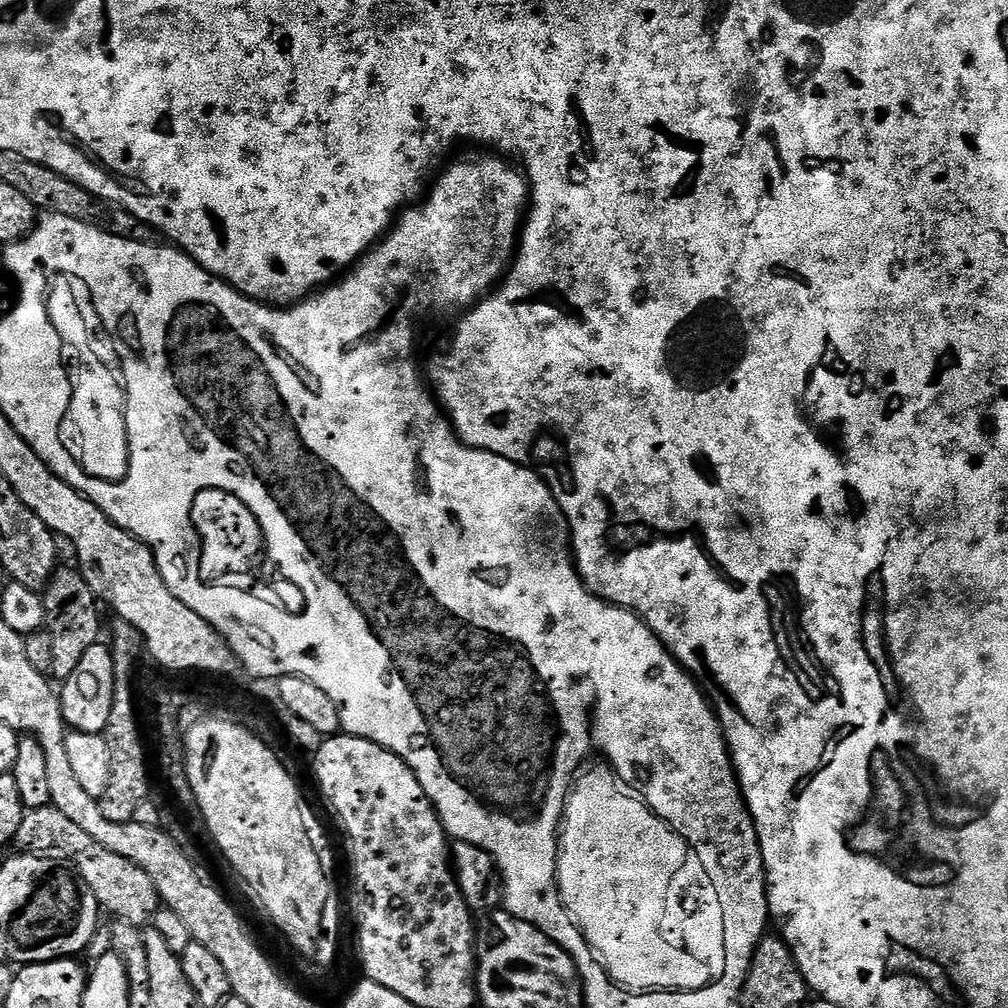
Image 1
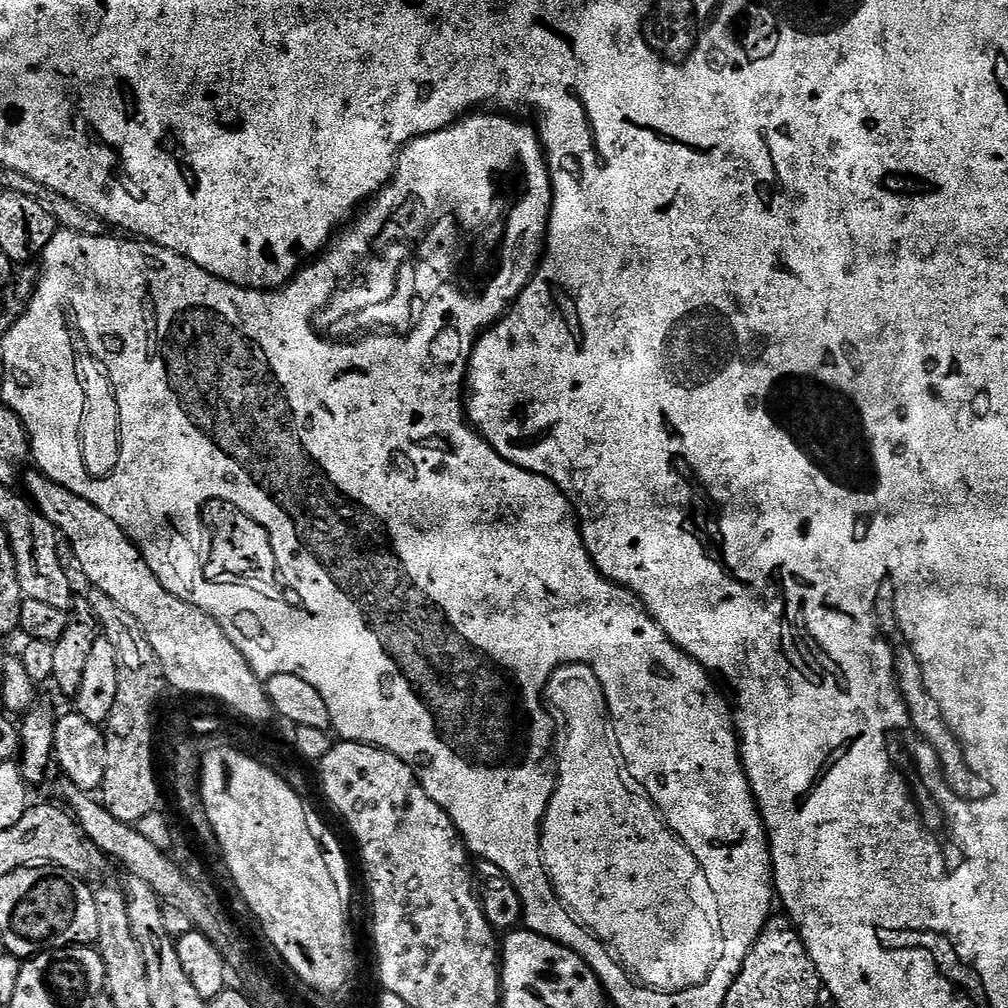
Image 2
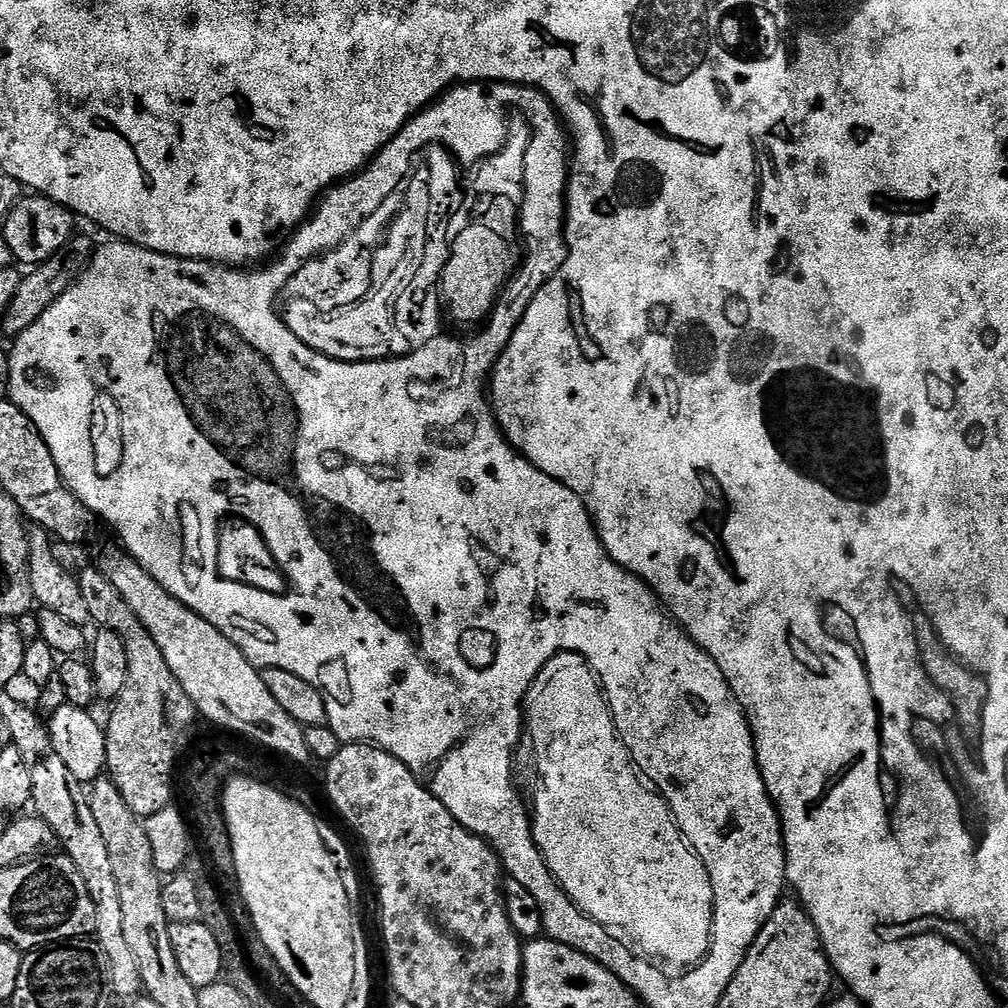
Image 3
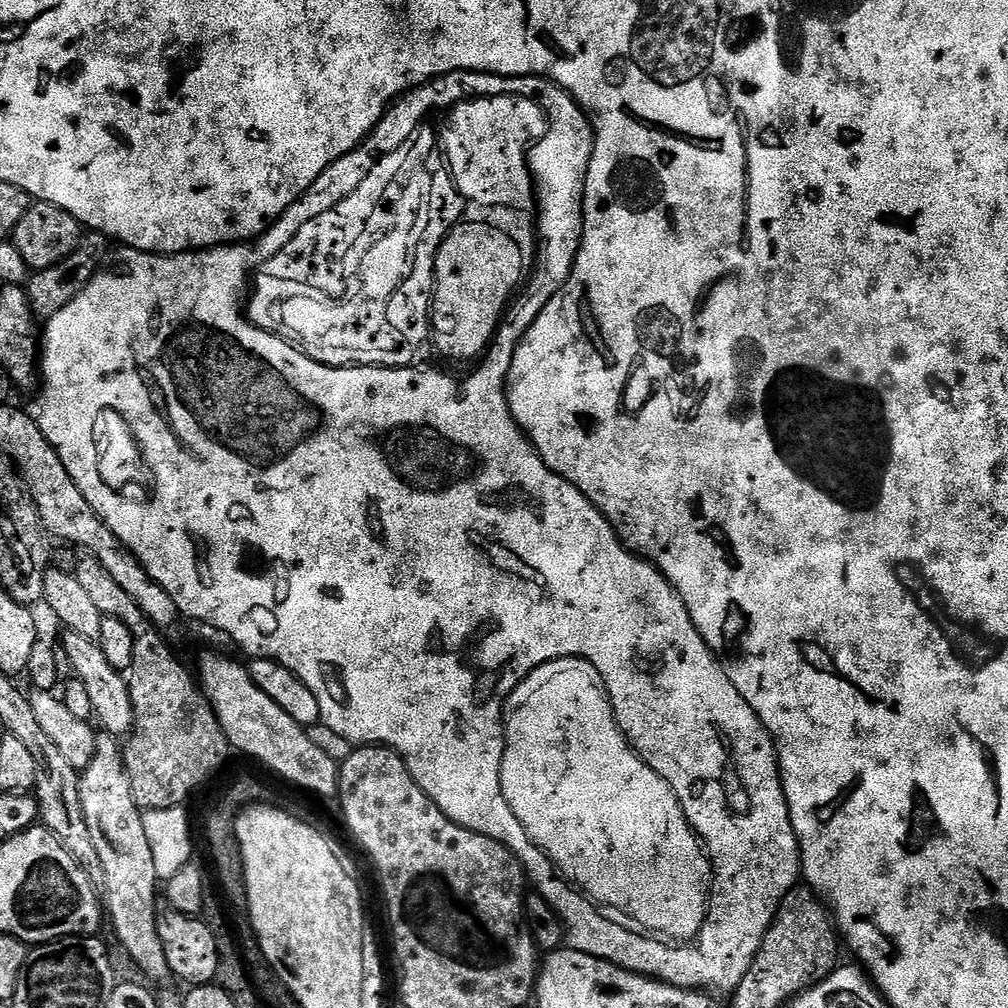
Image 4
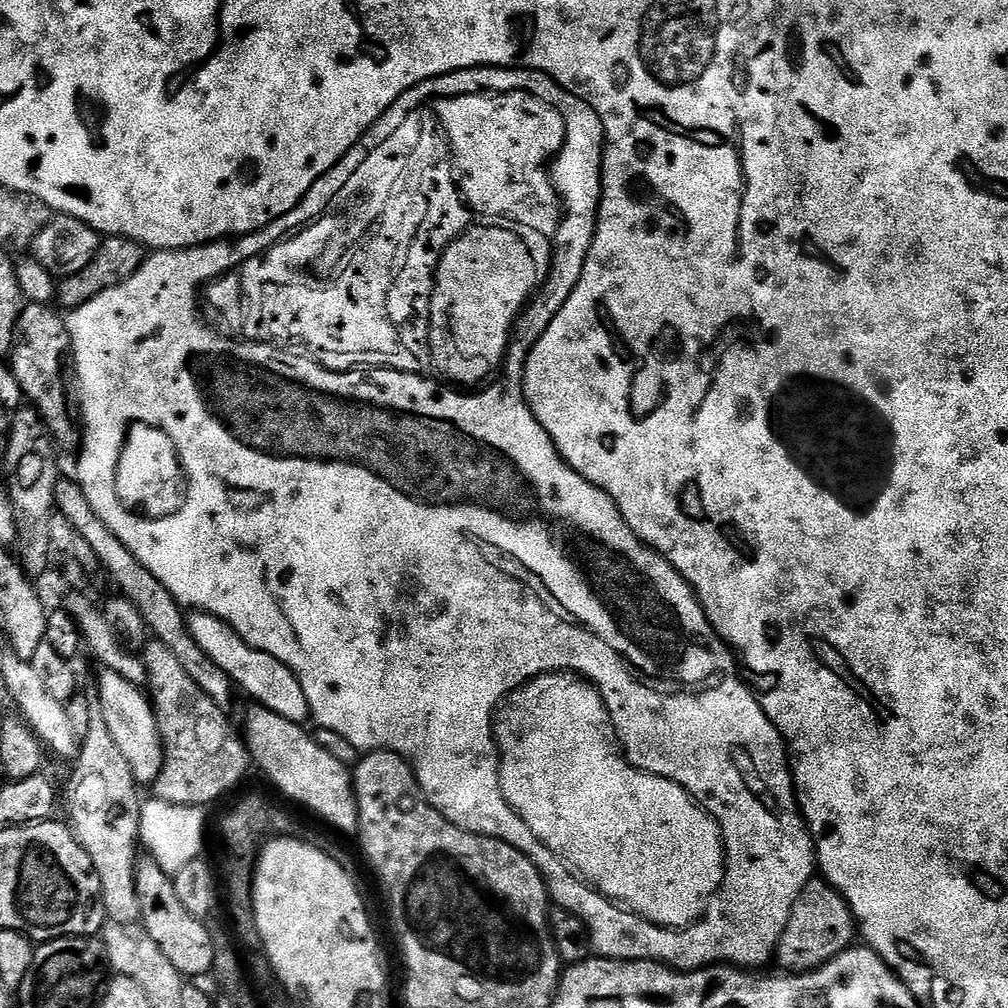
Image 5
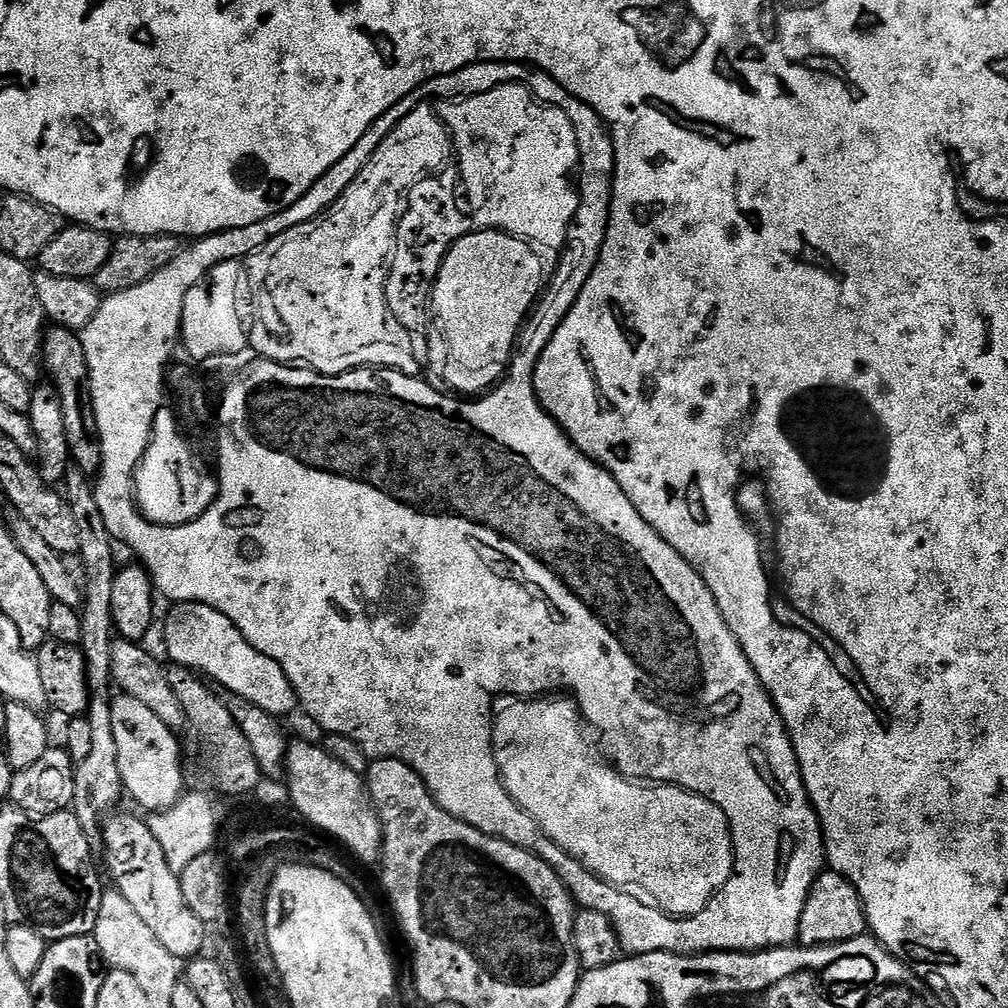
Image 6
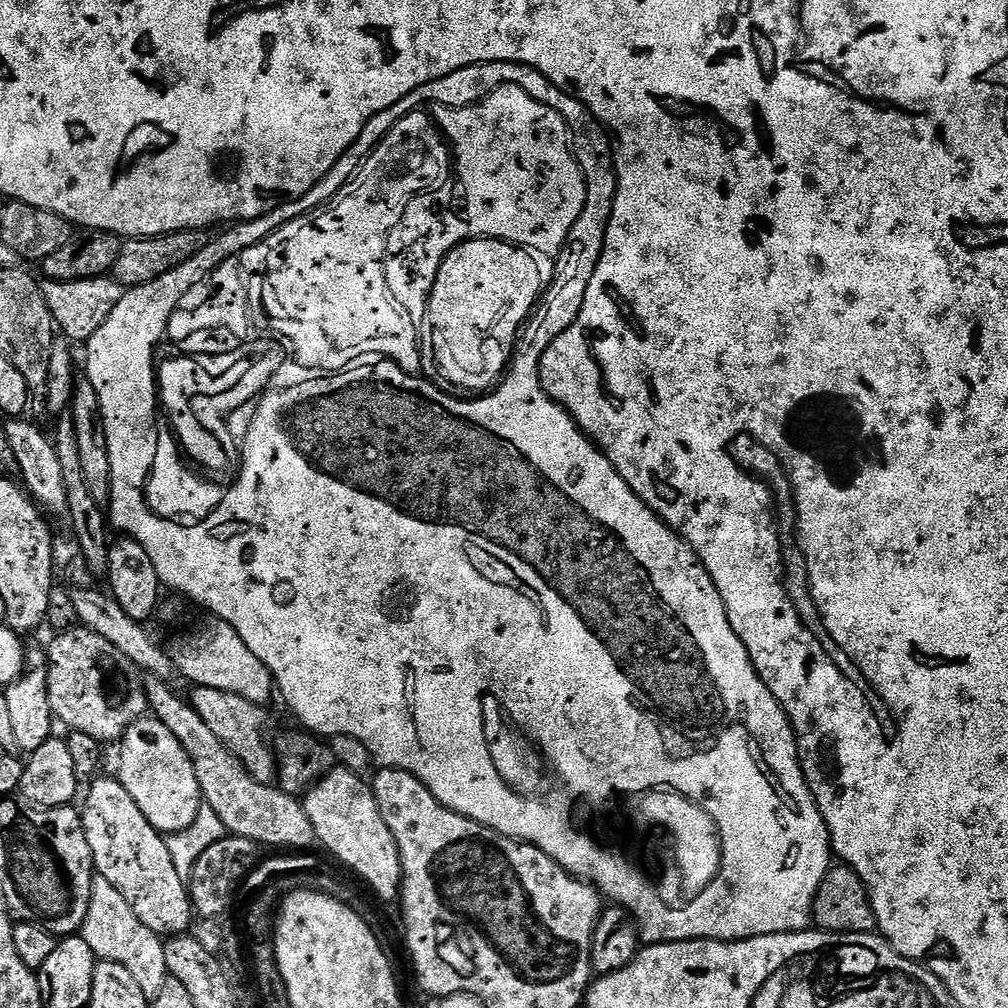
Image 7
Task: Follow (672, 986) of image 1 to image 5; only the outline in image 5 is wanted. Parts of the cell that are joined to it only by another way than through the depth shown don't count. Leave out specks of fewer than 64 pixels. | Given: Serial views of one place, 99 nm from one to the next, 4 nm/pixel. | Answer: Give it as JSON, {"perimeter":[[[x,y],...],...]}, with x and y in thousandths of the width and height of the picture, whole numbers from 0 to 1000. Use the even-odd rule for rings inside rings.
{"perimeter":[[[544,667],[540,671],[531,671],[520,682],[505,687],[493,701],[490,707],[490,729],[492,743],[496,745],[496,782],[504,793],[504,799],[518,811],[522,819],[526,819],[533,831],[560,854],[560,865],[563,865],[563,869],[567,869],[575,881],[583,881],[587,889],[595,889],[595,893],[599,893],[599,900],[607,897],[611,905],[619,905],[619,909],[627,909],[627,913],[643,917],[642,922],[655,921],[655,925],[671,925],[671,929],[675,929],[675,925],[687,925],[690,917],[698,917],[698,913],[702,913],[702,905],[706,905],[710,889],[714,889],[714,885],[718,885],[718,877],[722,877],[722,857],[714,820],[710,818],[709,812],[702,809],[677,779],[630,762],[619,753],[605,729],[603,703],[590,680],[570,667]]]}

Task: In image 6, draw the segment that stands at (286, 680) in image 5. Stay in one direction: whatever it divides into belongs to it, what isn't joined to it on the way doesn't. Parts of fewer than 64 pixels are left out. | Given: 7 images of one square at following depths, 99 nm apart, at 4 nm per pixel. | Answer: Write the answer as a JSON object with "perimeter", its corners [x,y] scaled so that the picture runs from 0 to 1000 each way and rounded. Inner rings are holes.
{"perimeter":[[[175,597],[170,602],[163,615],[163,643],[167,646],[172,660],[186,663],[205,673],[211,680],[219,679],[217,682],[221,686],[230,687],[236,692],[244,692],[244,696],[252,696],[252,700],[264,704],[264,708],[269,710],[283,712],[282,710],[288,709],[290,705],[295,705],[294,686],[288,673],[284,673],[280,661],[276,661],[272,653],[264,653],[264,649],[254,644],[236,625],[236,621],[232,621],[232,617],[224,613],[224,609],[196,597]]]}

